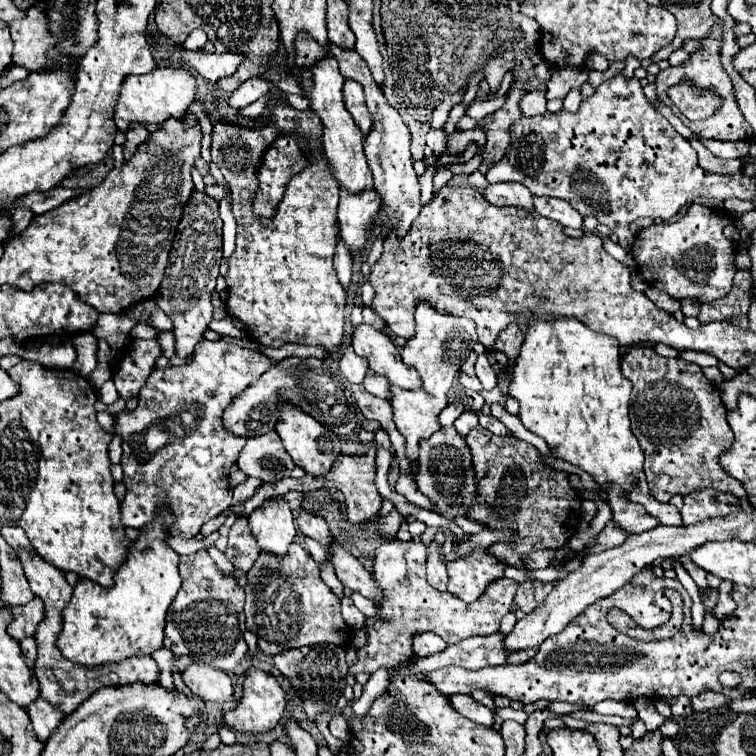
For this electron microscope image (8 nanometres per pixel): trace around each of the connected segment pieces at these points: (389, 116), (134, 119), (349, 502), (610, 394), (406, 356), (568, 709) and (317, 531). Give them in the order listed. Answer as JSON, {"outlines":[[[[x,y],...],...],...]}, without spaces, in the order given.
{"outlines":[[[[329,45],[329,51],[339,61],[341,75],[345,79],[353,79],[353,81],[363,85],[365,97],[367,97],[367,107],[369,107],[369,111],[375,119],[373,129],[365,139],[365,153],[367,153],[367,161],[369,161],[369,167],[373,171],[373,177],[375,177],[375,189],[383,199],[381,213],[387,215],[387,221],[385,221],[385,227],[383,227],[383,237],[389,231],[397,231],[399,235],[405,235],[407,229],[411,227],[411,223],[415,221],[415,217],[419,215],[419,209],[421,209],[421,203],[419,203],[419,195],[421,195],[419,177],[413,169],[411,151],[409,151],[409,145],[411,145],[409,129],[403,123],[401,115],[387,103],[387,99],[383,97],[381,87],[371,77],[371,71],[367,69],[367,63],[355,51],[339,49],[335,45]]],[[[157,67],[153,73],[133,75],[123,81],[117,111],[115,111],[115,123],[119,131],[127,133],[135,123],[161,125],[171,117],[181,119],[185,117],[187,107],[193,103],[193,99],[195,99],[195,77],[189,71]]],[[[369,451],[363,457],[351,457],[351,455],[341,455],[337,457],[335,465],[331,467],[331,471],[327,475],[314,478],[309,474],[305,474],[302,478],[295,479],[291,477],[284,477],[277,482],[262,481],[259,491],[244,503],[239,503],[231,506],[227,511],[236,516],[249,516],[265,499],[272,496],[285,495],[290,491],[301,491],[301,493],[309,493],[309,491],[317,491],[317,489],[337,489],[345,495],[345,505],[347,505],[347,517],[351,523],[355,523],[357,527],[365,529],[365,525],[369,521],[375,521],[379,517],[381,511],[381,501],[383,497],[379,495],[377,487],[375,487],[375,451]]],[[[561,319],[547,323],[531,323],[527,327],[525,341],[521,345],[521,353],[513,365],[513,379],[509,383],[509,395],[519,401],[519,419],[521,423],[535,435],[539,435],[557,459],[569,461],[571,465],[589,473],[601,487],[619,485],[631,503],[639,503],[647,509],[651,517],[655,517],[661,525],[683,525],[679,509],[669,503],[659,503],[651,497],[643,461],[645,453],[631,433],[629,423],[629,393],[631,381],[623,377],[619,369],[619,343],[615,337],[599,335],[579,323],[577,319]]],[[[421,303],[415,309],[415,321],[417,321],[417,335],[409,339],[401,351],[401,359],[405,365],[413,367],[421,377],[419,389],[399,389],[391,385],[391,407],[393,407],[393,421],[397,431],[405,437],[405,453],[415,465],[419,459],[419,443],[427,437],[431,437],[437,429],[441,429],[441,423],[437,421],[439,413],[447,407],[447,393],[453,387],[453,381],[459,373],[459,367],[469,357],[469,351],[477,343],[477,331],[475,323],[463,317],[449,317],[439,311],[435,311],[431,305]]],[[[549,703],[549,711],[553,713],[573,713],[573,711],[591,711],[585,705],[571,705],[571,703]]],[[[301,509],[299,515],[297,515],[297,525],[299,525],[299,529],[305,537],[317,539],[325,549],[329,549],[333,545],[333,535],[331,535],[331,531],[329,531],[323,517]]]]}

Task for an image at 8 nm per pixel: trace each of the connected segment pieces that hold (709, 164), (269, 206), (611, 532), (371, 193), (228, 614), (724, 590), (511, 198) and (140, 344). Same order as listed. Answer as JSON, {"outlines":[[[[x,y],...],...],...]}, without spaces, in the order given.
{"outlines":[[[[687,139],[687,141],[697,151],[699,165],[705,171],[711,171],[711,173],[737,173],[739,171],[739,159],[719,159],[699,139]]],[[[291,135],[279,137],[279,141],[275,141],[275,145],[271,145],[263,155],[259,167],[259,189],[253,197],[253,213],[257,217],[271,219],[283,199],[287,181],[295,173],[301,173],[305,165],[307,159],[303,157],[297,141]]],[[[605,527],[601,535],[603,535],[603,543],[607,543],[607,545],[601,545],[601,551],[611,549],[615,545],[621,545],[627,539],[627,533],[623,533],[619,529],[609,529],[609,527]]],[[[373,187],[355,197],[351,197],[351,193],[341,193],[337,219],[341,223],[341,237],[351,251],[359,251],[367,243],[371,219],[377,215],[379,207],[379,195]]],[[[201,549],[191,557],[181,557],[179,575],[181,589],[169,609],[165,627],[165,647],[179,657],[191,659],[197,659],[199,655],[225,655],[233,661],[243,659],[249,653],[249,647],[243,637],[243,587],[239,587],[233,577],[227,577],[223,575],[223,571],[219,571],[207,549]]],[[[721,581],[719,585],[719,601],[717,601],[717,607],[715,607],[715,617],[717,619],[723,619],[727,615],[731,615],[735,611],[735,601],[731,599],[731,581]]],[[[497,183],[489,185],[483,193],[487,203],[499,205],[499,207],[521,207],[525,211],[533,211],[533,195],[525,189],[525,185],[519,183]]],[[[133,339],[129,349],[123,353],[119,367],[113,373],[113,383],[125,401],[139,395],[139,389],[151,375],[157,357],[161,357],[161,349],[155,339]]]]}

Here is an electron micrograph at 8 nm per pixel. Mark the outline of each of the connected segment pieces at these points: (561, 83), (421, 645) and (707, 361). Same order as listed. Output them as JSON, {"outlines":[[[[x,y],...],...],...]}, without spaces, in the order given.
{"outlines":[[[[555,67],[547,83],[547,99],[563,99],[571,87],[581,87],[587,81],[587,77],[589,77],[587,67]]],[[[433,633],[415,635],[413,639],[415,639],[415,643],[413,643],[413,651],[415,651],[419,657],[429,657],[429,655],[439,653],[439,651],[443,651],[443,649],[447,647],[447,643],[445,643],[441,637],[433,635]]],[[[685,351],[685,353],[679,353],[679,359],[687,361],[687,363],[701,365],[701,367],[711,367],[711,365],[717,365],[717,363],[719,363],[715,357],[705,355],[705,353],[697,353],[697,351]]]]}

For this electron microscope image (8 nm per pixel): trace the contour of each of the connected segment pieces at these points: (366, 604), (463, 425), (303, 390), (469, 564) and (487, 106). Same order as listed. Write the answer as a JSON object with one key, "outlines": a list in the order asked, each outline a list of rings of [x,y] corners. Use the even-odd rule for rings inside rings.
{"outlines":[[[[351,593],[351,601],[353,605],[365,615],[365,617],[373,617],[377,613],[377,609],[373,607],[373,601],[369,601],[367,597],[363,597],[361,593]]],[[[463,411],[463,415],[453,423],[453,427],[457,429],[457,433],[461,435],[461,437],[467,437],[467,433],[477,425],[479,421],[477,421],[477,413],[475,411]]],[[[287,357],[279,363],[275,363],[255,385],[249,385],[247,391],[243,391],[231,405],[225,409],[223,423],[229,431],[241,437],[255,437],[267,431],[275,429],[275,409],[279,399],[299,405],[305,413],[315,417],[321,425],[327,425],[337,435],[351,435],[357,427],[357,409],[355,409],[355,399],[351,393],[351,383],[333,367],[329,367],[323,359],[307,357]]],[[[475,552],[457,561],[451,561],[447,563],[447,591],[461,601],[477,601],[491,581],[503,577],[503,569],[505,565],[491,557],[488,552]]],[[[507,96],[499,97],[497,99],[486,100],[486,101],[474,101],[467,109],[466,115],[479,121],[483,117],[494,113],[503,105],[507,100]]]]}

